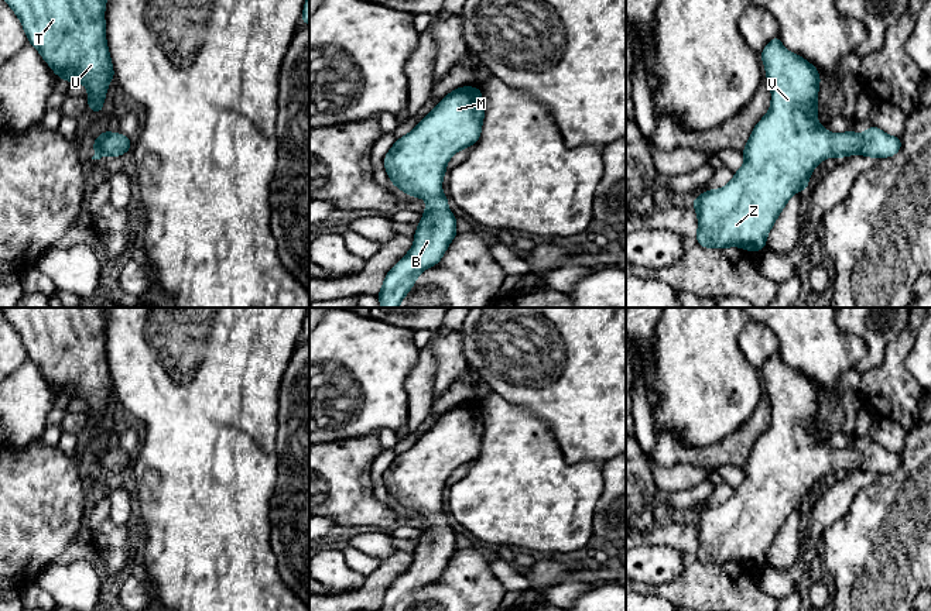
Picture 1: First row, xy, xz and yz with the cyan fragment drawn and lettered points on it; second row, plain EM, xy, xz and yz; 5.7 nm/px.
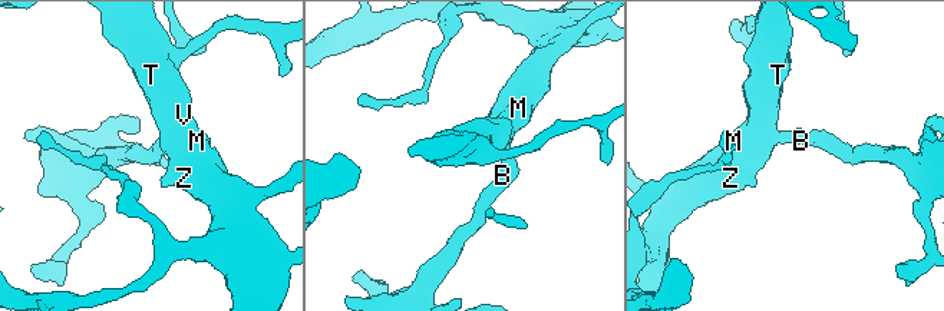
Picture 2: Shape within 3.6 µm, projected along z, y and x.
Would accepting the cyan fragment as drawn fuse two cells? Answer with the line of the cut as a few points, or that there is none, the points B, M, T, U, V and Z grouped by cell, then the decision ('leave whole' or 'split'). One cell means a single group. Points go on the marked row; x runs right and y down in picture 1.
no cut | B M T U V Z | leave whole

